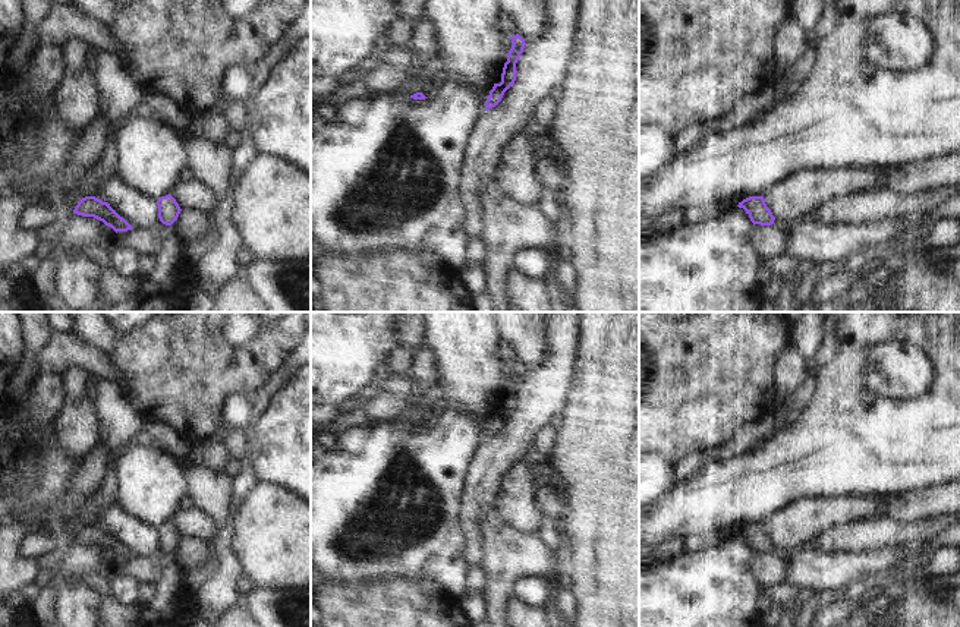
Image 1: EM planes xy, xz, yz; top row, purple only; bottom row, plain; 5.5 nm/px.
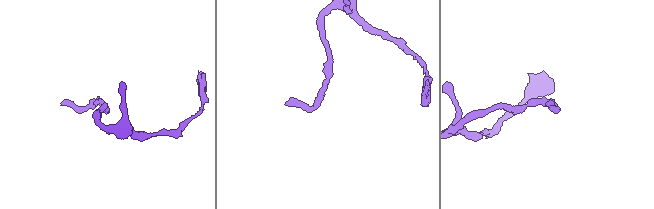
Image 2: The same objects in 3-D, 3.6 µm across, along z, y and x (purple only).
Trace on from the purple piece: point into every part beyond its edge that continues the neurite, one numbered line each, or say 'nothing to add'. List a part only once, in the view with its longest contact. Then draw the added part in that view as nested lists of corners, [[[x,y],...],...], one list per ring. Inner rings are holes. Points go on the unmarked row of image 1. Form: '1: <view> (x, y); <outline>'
nothing to add

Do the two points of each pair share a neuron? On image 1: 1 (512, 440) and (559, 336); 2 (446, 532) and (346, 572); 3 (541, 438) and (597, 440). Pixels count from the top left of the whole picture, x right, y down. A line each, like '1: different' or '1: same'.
1: same
2: same
3: different

